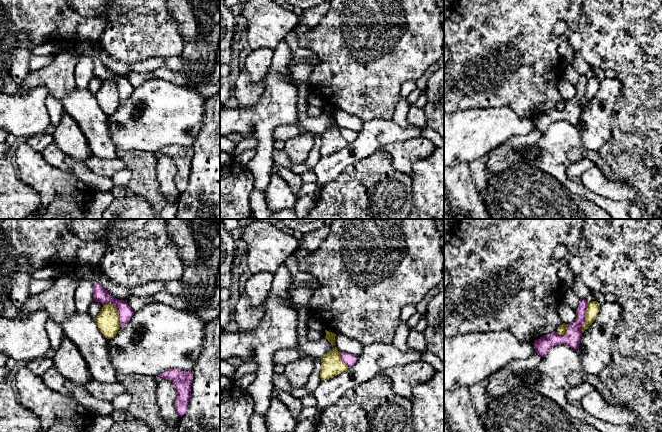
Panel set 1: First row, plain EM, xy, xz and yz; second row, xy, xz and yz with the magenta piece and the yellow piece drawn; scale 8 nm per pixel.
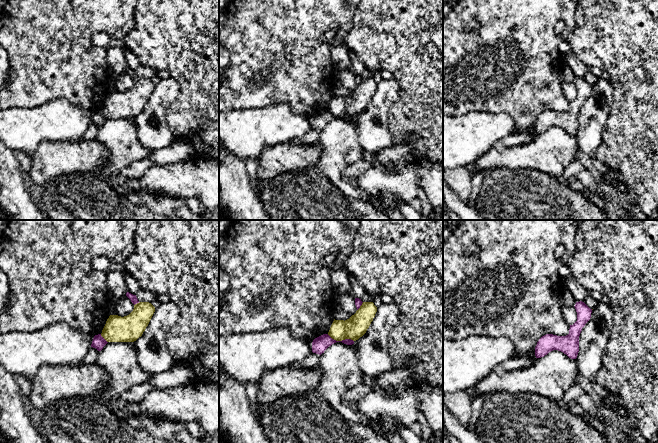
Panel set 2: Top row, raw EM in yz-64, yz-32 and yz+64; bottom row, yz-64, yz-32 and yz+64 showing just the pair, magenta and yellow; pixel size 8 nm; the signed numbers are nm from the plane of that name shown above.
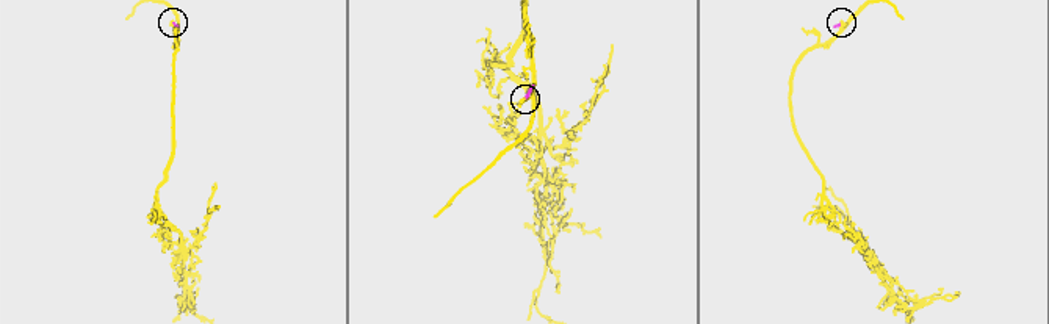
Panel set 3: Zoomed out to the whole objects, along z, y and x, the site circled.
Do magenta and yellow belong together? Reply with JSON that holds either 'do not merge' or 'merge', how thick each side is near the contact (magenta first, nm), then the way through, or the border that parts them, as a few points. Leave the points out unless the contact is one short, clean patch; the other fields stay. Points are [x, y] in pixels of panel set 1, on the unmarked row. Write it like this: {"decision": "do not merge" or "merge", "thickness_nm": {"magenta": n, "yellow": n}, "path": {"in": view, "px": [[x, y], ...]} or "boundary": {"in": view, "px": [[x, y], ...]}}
{"decision": "do not merge", "thickness_nm": {"magenta": 120, "yellow": 180}}

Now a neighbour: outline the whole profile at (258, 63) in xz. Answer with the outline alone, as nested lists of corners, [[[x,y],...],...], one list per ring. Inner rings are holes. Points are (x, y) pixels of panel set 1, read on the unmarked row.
[[[260,48],[252,50],[245,60],[244,68],[247,70],[252,82],[259,82],[265,79],[273,62],[273,50]]]

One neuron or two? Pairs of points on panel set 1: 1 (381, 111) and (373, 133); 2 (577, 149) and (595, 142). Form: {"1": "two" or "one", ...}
{"1": "two", "2": "two"}

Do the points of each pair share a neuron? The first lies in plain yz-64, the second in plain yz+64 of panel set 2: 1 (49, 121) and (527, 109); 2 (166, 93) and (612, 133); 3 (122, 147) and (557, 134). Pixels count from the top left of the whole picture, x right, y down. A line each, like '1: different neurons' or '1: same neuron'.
1: different neurons
2: different neurons
3: same neuron

